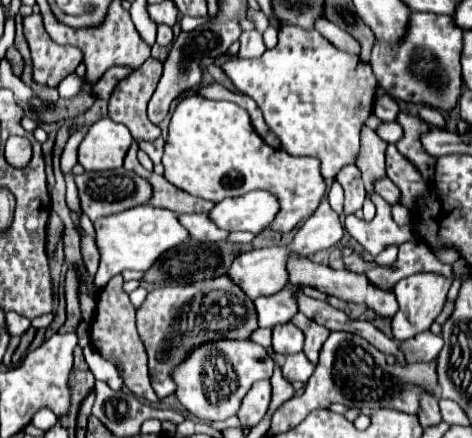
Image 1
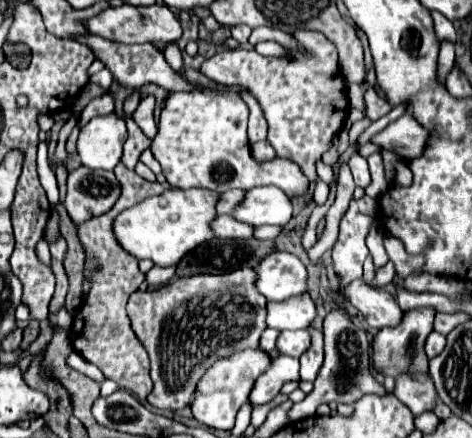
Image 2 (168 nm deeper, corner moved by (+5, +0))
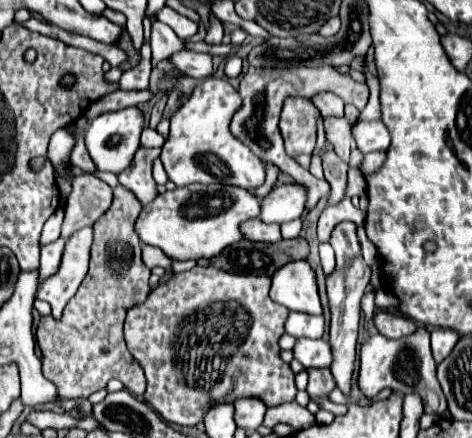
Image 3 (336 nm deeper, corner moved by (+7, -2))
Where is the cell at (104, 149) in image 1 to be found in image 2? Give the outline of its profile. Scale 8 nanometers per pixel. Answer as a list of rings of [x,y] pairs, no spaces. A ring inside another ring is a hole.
[[[116,113],[94,117],[78,137],[78,157],[90,169],[114,169],[122,159],[122,145],[128,137],[124,117]]]

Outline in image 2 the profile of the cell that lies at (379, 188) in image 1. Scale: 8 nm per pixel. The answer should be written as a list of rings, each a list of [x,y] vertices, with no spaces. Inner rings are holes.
[[[354,153],[354,155],[350,157],[348,165],[350,165],[350,169],[352,169],[352,175],[354,175],[356,185],[358,185],[358,187],[368,187],[368,183],[370,183],[370,171],[368,171],[366,159]]]

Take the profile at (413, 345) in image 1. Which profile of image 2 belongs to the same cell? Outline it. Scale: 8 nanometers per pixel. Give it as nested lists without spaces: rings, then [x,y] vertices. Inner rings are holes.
[[[432,331],[430,337],[426,339],[426,355],[430,355],[430,359],[438,353],[442,353],[442,349],[446,347],[446,335]]]

